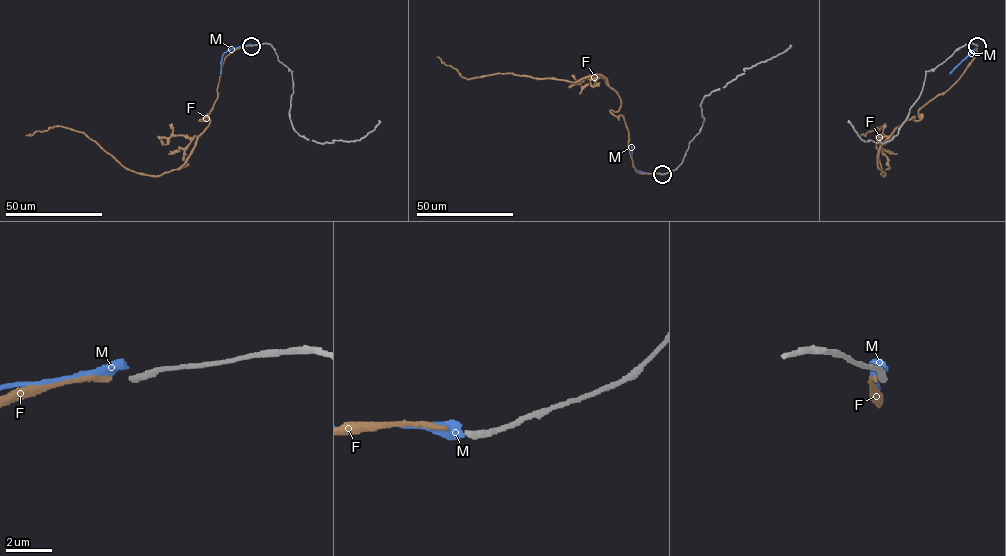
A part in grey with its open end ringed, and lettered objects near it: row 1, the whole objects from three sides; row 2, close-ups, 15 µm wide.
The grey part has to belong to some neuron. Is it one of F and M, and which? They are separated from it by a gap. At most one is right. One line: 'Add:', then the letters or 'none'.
Add: none

